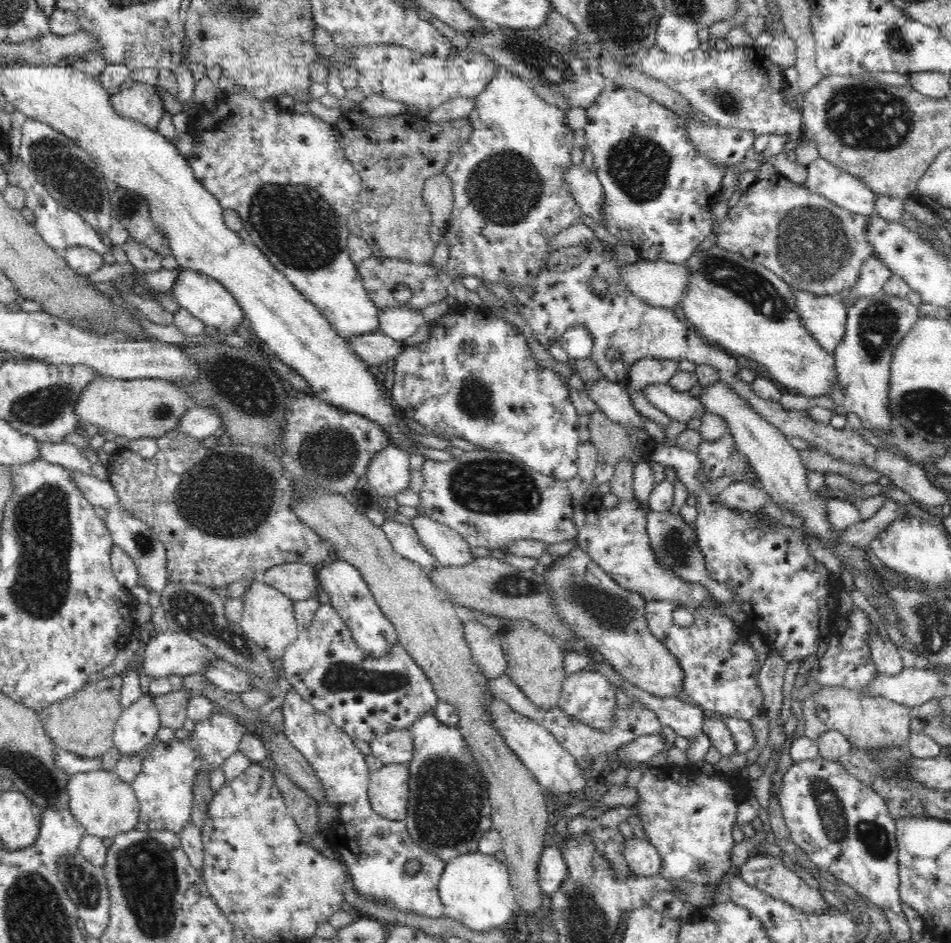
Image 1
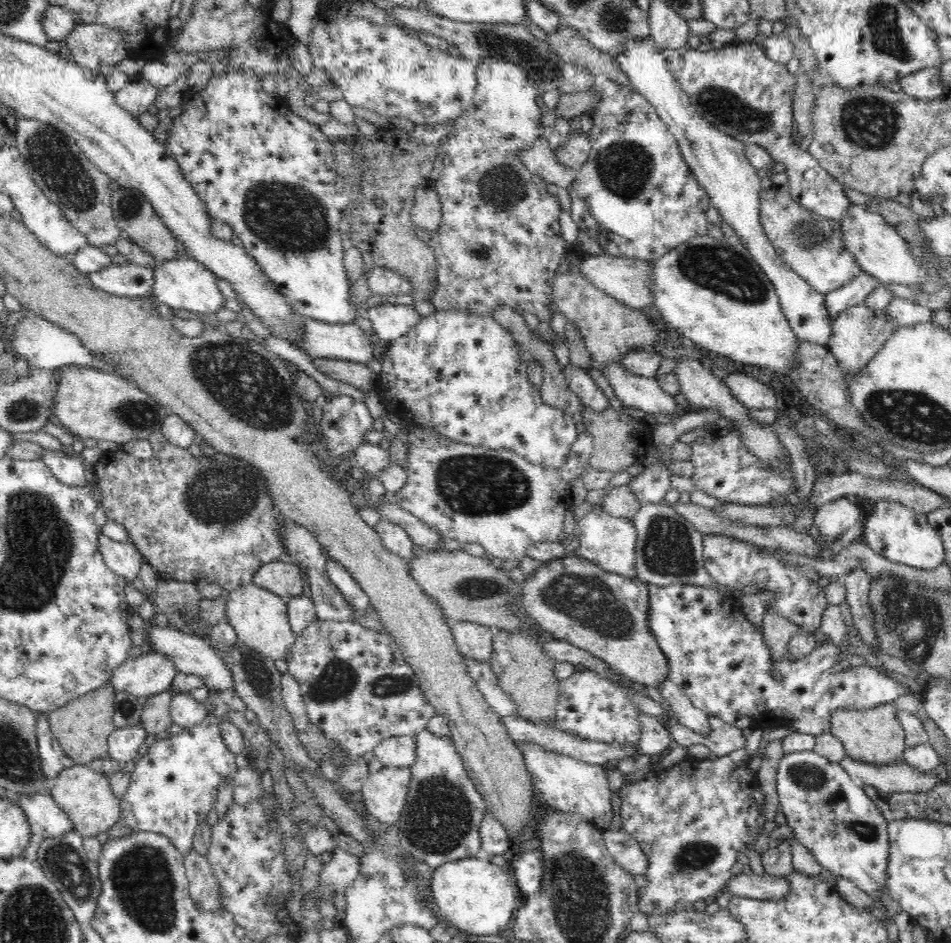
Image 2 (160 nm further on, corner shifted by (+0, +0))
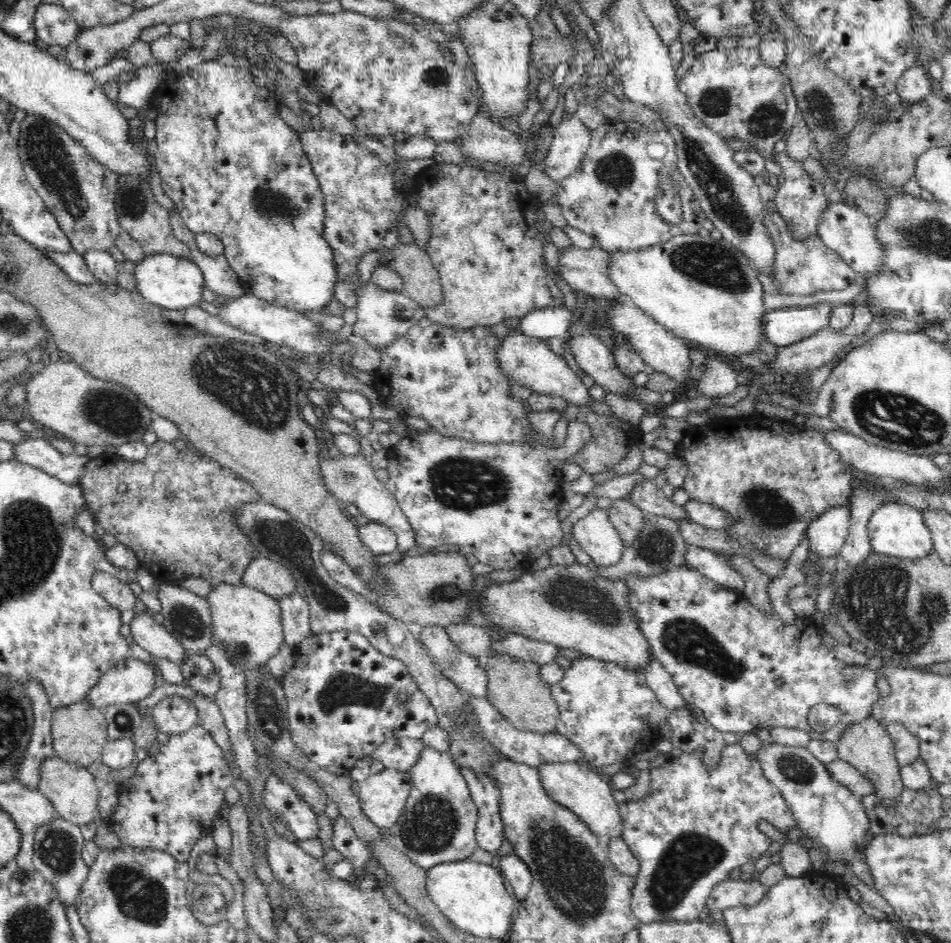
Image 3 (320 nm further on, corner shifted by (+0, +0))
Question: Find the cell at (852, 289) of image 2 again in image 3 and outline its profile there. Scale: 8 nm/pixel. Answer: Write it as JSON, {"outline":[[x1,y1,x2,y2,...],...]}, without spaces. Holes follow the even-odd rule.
{"outline":[[823,302,803,308,768,310,763,316,765,340,780,347,800,342,829,325,833,308,832,304]]}

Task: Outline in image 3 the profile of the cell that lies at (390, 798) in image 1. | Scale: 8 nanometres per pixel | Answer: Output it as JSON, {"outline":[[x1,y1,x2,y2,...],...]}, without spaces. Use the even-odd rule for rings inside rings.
{"outline":[[385,768,359,783,358,792,364,814,380,828,392,828,404,812,411,791,411,776]]}

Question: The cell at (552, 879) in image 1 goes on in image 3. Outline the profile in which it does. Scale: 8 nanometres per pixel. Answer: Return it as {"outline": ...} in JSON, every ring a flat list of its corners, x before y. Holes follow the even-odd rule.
{"outline":[[516,854,504,855,500,860,496,859,496,865,502,876,506,878,506,882,510,882,514,896,523,901,528,896,533,881,528,865]]}

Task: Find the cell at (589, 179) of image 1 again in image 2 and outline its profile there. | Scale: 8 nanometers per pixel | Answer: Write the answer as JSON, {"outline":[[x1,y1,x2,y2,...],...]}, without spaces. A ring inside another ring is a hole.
{"outline":[[538,139,537,143,520,152,520,161,528,171,542,177,548,183,562,188,569,188,579,181,580,169,566,169,560,160,556,159,554,151,550,149,548,139]]}

